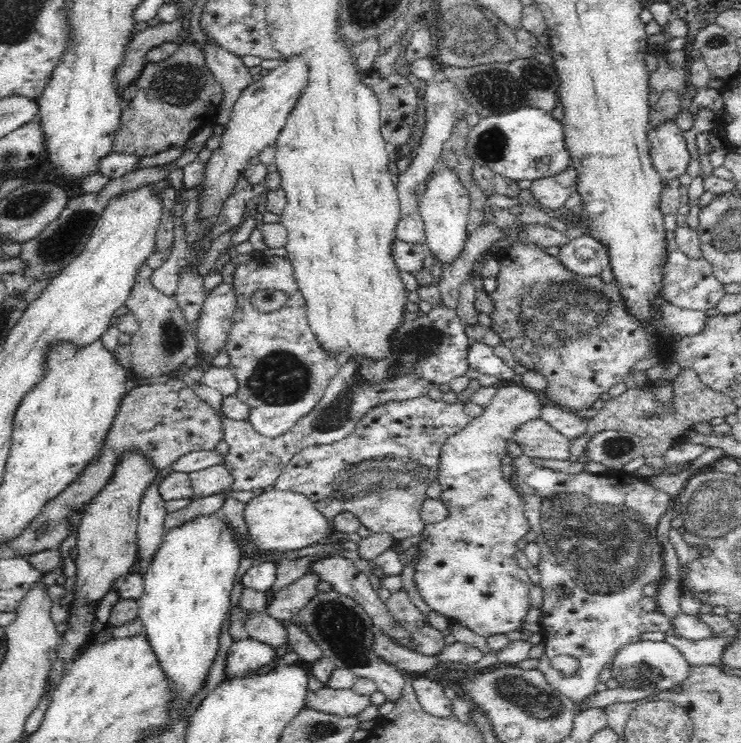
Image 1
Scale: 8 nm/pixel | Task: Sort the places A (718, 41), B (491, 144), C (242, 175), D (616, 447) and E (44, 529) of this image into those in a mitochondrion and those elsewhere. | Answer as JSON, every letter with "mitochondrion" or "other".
{"A":"other","B":"mitochondrion","C":"other","D":"mitochondrion","E":"mitochondrion"}

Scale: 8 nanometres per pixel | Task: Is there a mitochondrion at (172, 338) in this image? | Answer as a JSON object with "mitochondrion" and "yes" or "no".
{"mitochondrion":"yes"}

